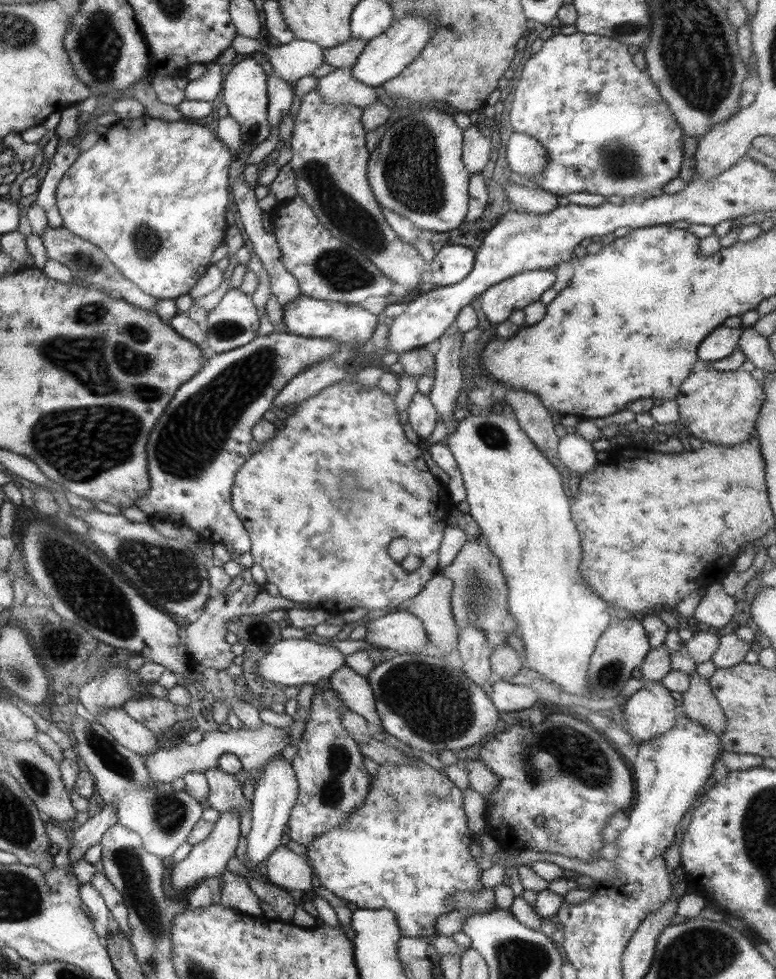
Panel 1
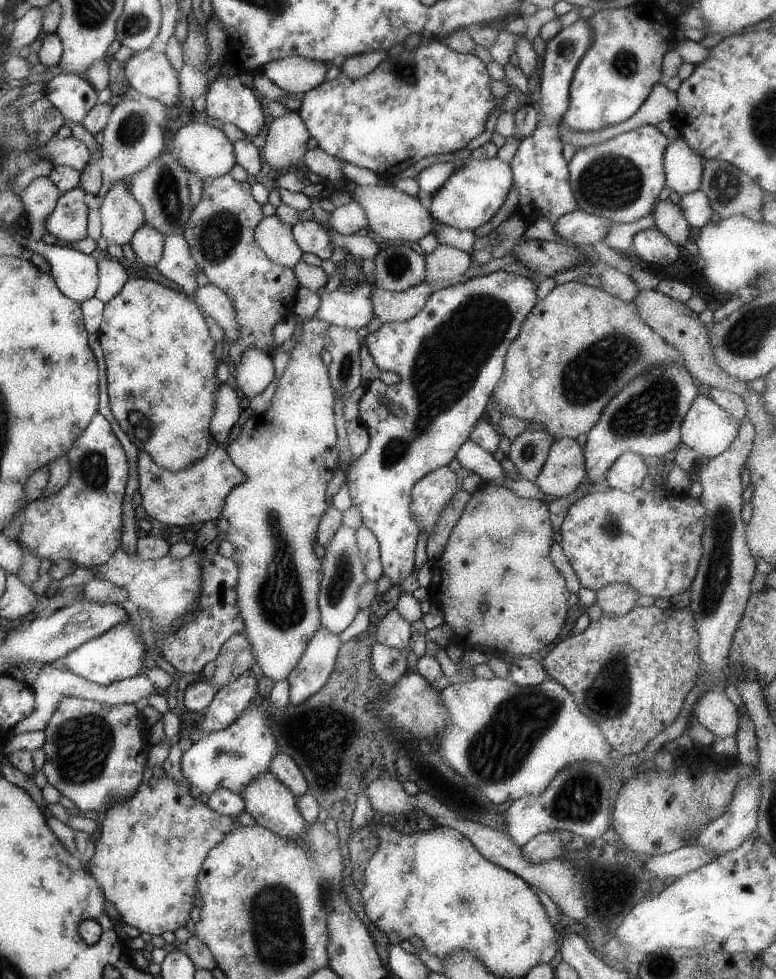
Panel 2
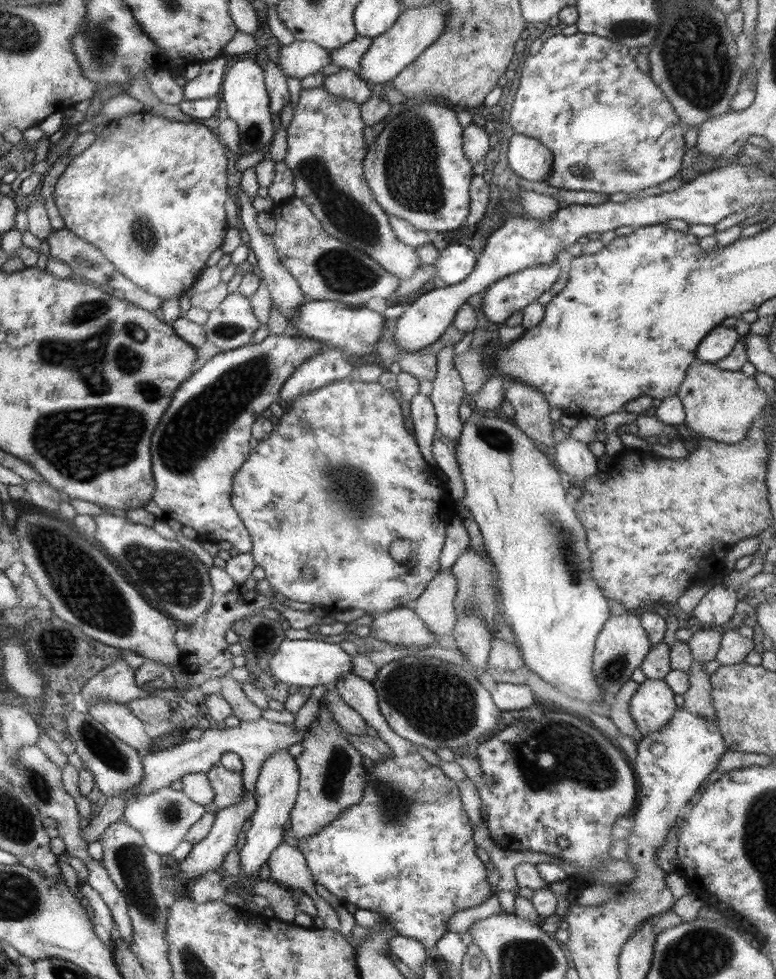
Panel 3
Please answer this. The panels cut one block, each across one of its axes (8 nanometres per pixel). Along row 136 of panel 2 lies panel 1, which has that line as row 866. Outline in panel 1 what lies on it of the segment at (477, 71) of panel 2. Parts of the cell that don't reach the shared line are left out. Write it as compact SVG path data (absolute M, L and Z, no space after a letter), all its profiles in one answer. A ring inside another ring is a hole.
M382 730L384 740L399 749L407 758L404 764L387 764L386 766L380 766L373 776L373 780L370 779L370 785L365 800L361 806L358 806L351 816L340 826L336 826L331 830L325 832L321 836L318 836L311 844L305 846L306 855L308 856L313 872L315 872L317 878L321 882L321 886L329 890L347 903L355 904L358 908L364 908L369 910L375 910L378 908L386 908L395 915L397 926L401 936L435 936L434 924L435 919L440 914L446 913L452 910L452 898L462 892L479 892L483 888L479 882L479 875L481 869L478 869L473 861L471 854L469 853L469 844L475 841L473 834L467 828L466 816L463 808L463 793L459 790L448 778L443 774L427 766L421 759L418 758L417 751L402 742L399 742L396 738L389 736L384 730Z

